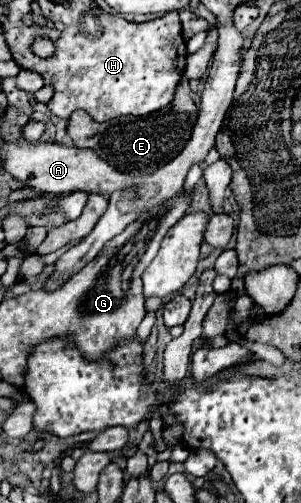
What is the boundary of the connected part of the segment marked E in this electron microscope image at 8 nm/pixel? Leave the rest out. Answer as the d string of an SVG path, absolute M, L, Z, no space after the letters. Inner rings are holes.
M183 76L177 86L175 100L169 106L151 112L147 116L139 116L139 118L121 116L103 124L95 122L85 110L77 110L69 118L67 134L71 136L77 148L95 150L99 158L103 158L117 170L131 172L131 174L147 174L171 162L179 154L179 150L185 148L185 142L189 142L195 122L197 122L197 106L191 100L189 80Z

